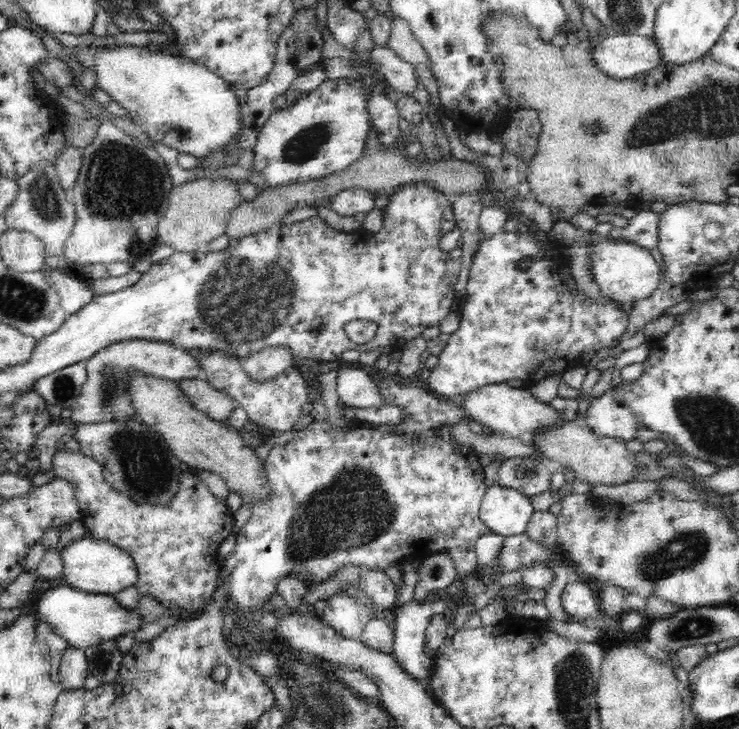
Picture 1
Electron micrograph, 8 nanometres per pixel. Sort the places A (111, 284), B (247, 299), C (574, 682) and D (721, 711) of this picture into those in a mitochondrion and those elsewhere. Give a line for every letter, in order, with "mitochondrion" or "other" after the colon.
A: other
B: mitochondrion
C: mitochondrion
D: other

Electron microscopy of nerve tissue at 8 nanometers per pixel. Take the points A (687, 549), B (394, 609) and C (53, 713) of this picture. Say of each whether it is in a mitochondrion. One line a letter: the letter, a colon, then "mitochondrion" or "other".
A: mitochondrion
B: other
C: other

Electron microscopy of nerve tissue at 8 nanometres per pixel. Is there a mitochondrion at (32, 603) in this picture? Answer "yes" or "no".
no

